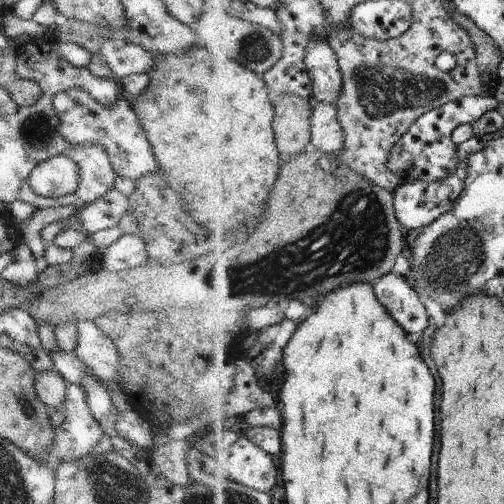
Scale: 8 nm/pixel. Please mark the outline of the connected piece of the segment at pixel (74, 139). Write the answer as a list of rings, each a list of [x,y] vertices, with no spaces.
[[[83,88],[63,89],[52,102],[59,118],[58,132],[68,144],[104,148],[114,172],[123,178],[130,178],[134,183],[158,170],[152,145],[134,112],[133,101],[124,92],[118,96],[112,108],[104,108]]]

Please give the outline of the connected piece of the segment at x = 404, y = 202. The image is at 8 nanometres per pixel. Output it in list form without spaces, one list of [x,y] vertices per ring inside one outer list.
[[[475,138],[468,139],[458,145],[460,156],[460,168],[458,172],[454,172],[450,178],[442,180],[442,182],[413,182],[403,183],[395,190],[395,204],[397,205],[398,218],[404,227],[410,230],[418,230],[418,228],[428,228],[430,224],[434,224],[435,220],[442,218],[444,214],[452,212],[456,208],[462,190],[464,190],[464,179],[466,178],[466,170],[468,170],[468,156],[482,150],[484,146]]]

